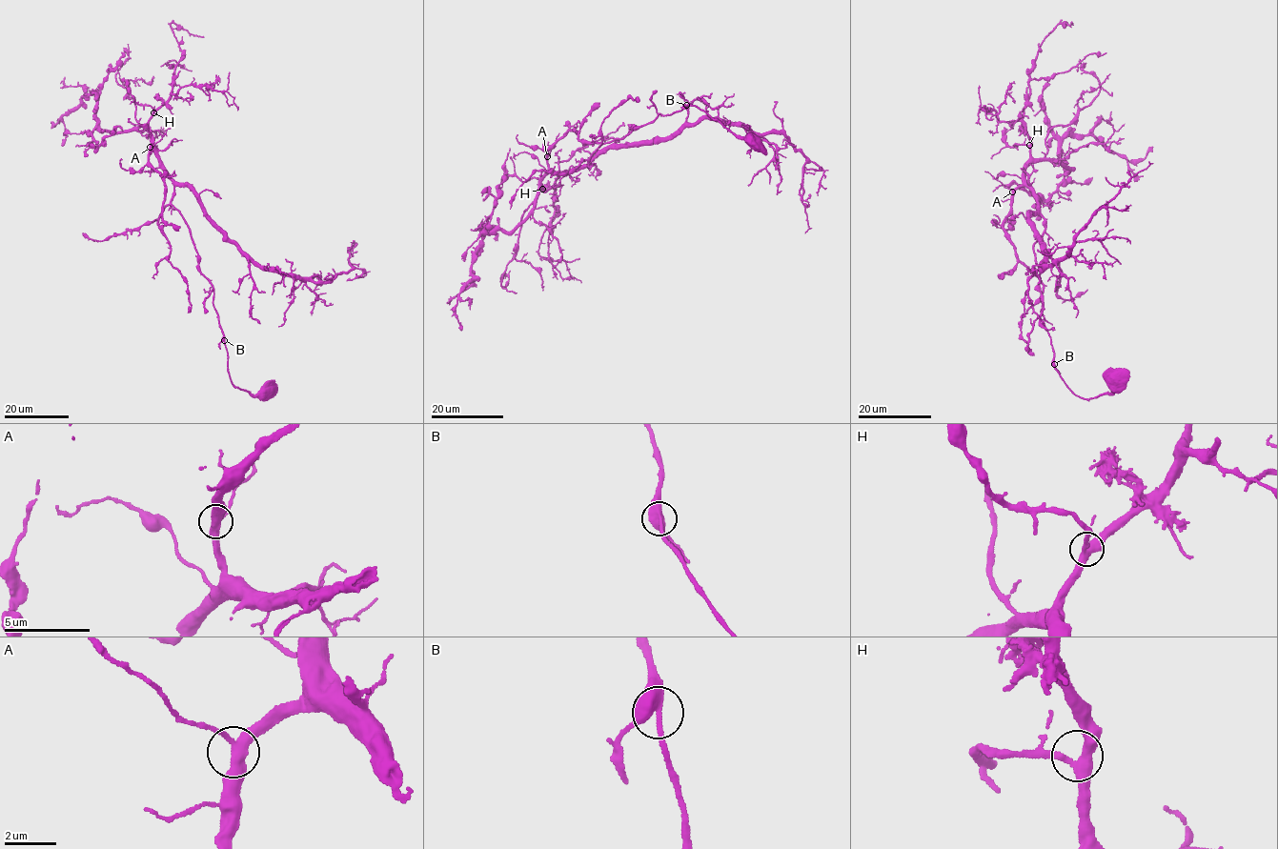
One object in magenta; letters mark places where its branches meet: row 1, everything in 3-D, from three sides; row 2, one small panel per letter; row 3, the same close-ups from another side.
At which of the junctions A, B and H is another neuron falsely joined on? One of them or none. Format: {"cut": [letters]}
{"cut": []}

